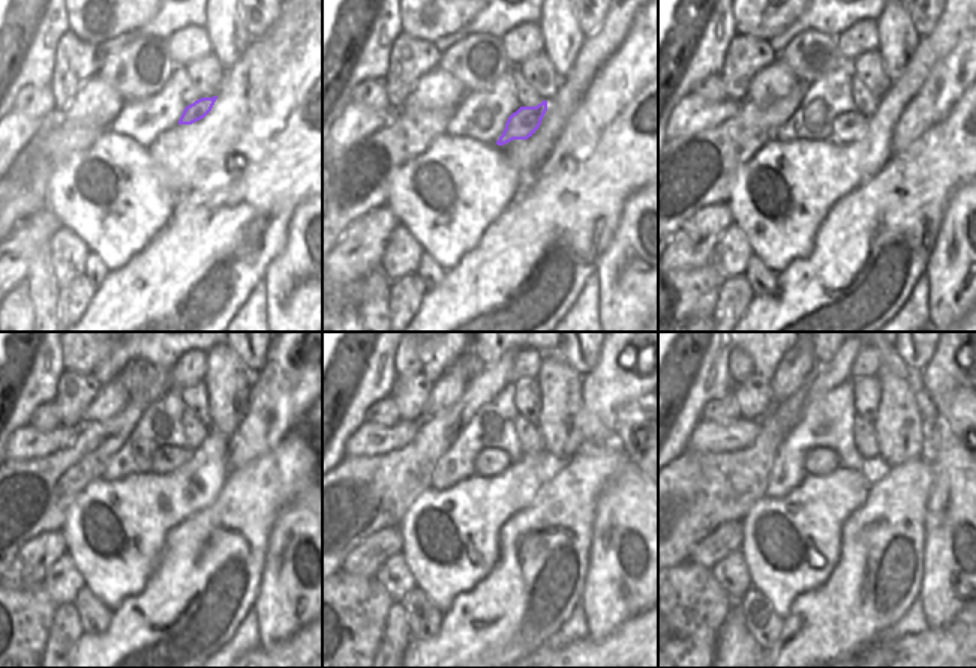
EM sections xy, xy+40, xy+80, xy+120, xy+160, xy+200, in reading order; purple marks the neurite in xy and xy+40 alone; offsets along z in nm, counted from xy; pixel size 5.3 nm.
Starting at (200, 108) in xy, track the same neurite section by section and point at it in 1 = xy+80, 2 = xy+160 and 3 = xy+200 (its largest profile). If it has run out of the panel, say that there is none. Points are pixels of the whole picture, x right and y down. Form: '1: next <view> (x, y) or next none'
1: next xy+80 (849, 126)
2: next xy+160 (489, 461)
3: next xy+200 (817, 461)

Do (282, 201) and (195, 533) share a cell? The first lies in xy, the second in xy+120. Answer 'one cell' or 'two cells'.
one cell

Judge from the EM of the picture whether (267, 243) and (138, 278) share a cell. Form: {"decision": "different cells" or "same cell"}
{"decision": "same cell"}

